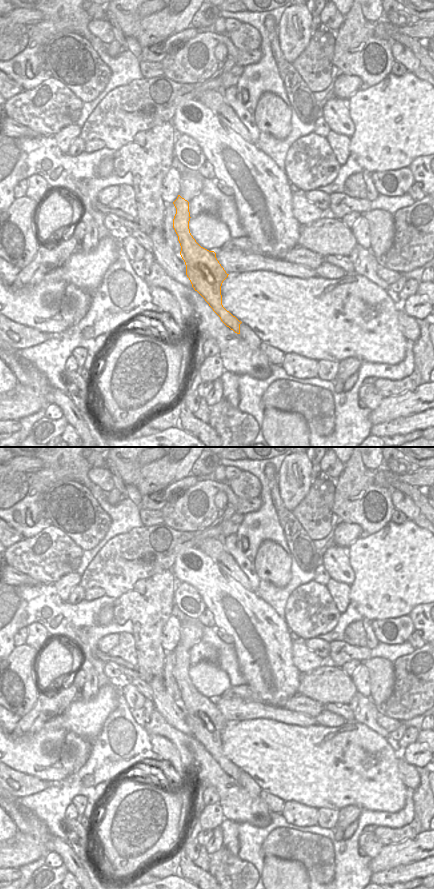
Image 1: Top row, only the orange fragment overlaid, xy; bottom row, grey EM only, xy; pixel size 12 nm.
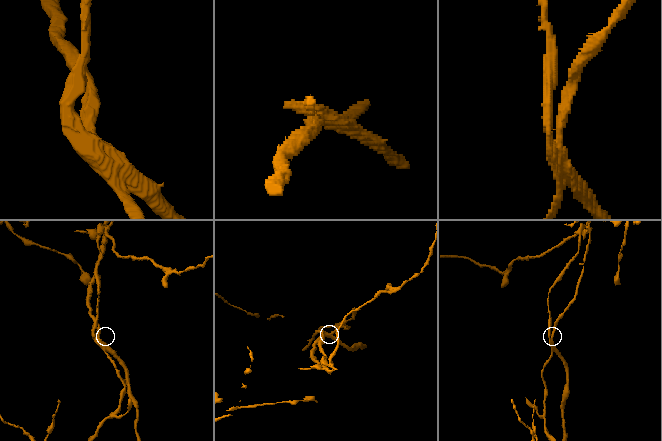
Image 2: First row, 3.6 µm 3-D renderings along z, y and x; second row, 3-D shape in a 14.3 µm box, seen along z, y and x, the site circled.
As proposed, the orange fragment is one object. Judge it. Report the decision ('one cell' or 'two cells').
two cells

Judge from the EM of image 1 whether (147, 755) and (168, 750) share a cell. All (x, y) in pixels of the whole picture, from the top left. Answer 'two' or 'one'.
two

